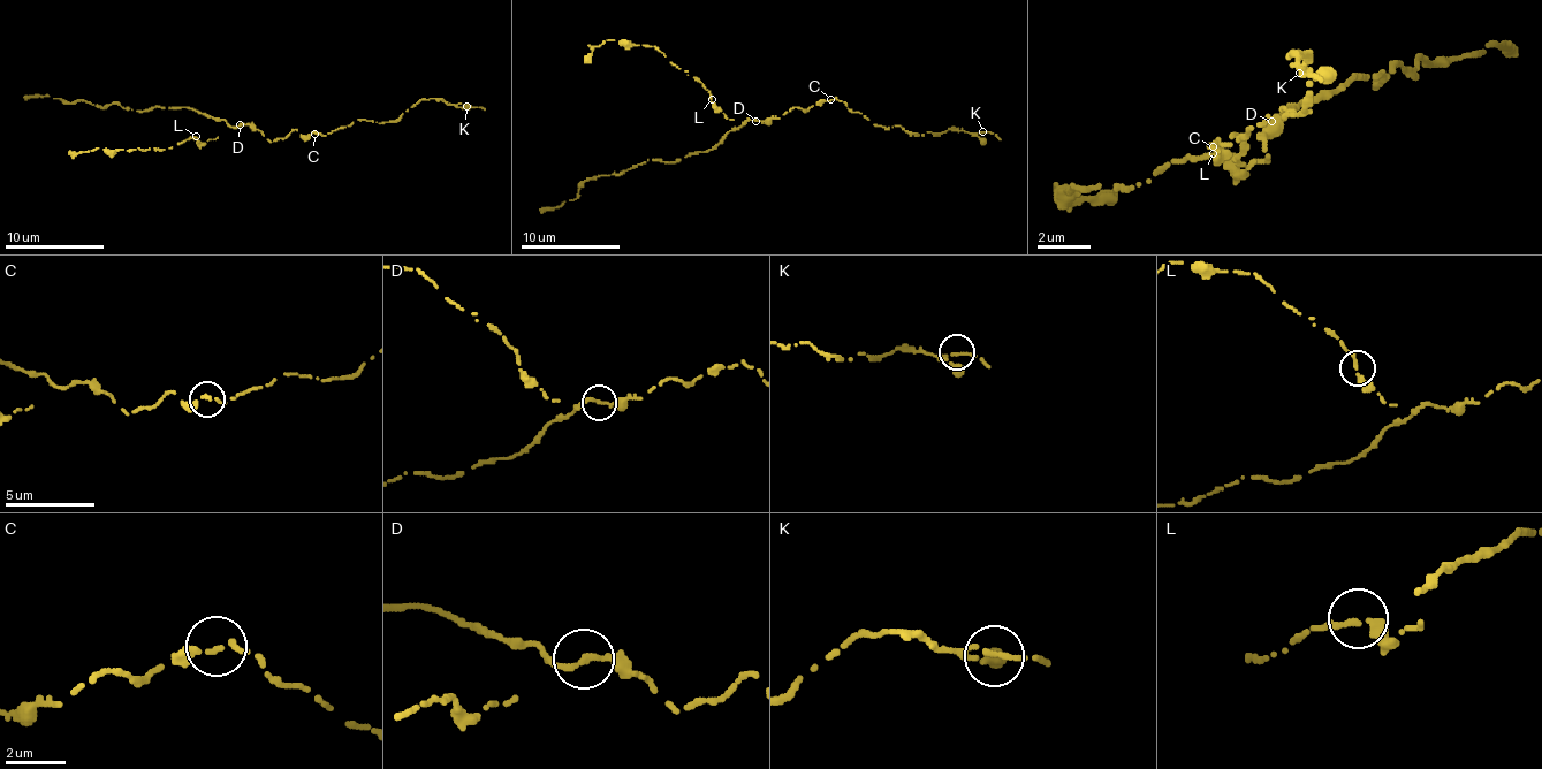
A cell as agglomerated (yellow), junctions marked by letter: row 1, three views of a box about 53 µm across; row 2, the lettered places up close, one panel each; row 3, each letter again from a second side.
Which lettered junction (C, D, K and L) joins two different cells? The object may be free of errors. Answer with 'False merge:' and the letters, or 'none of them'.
False merge: D

